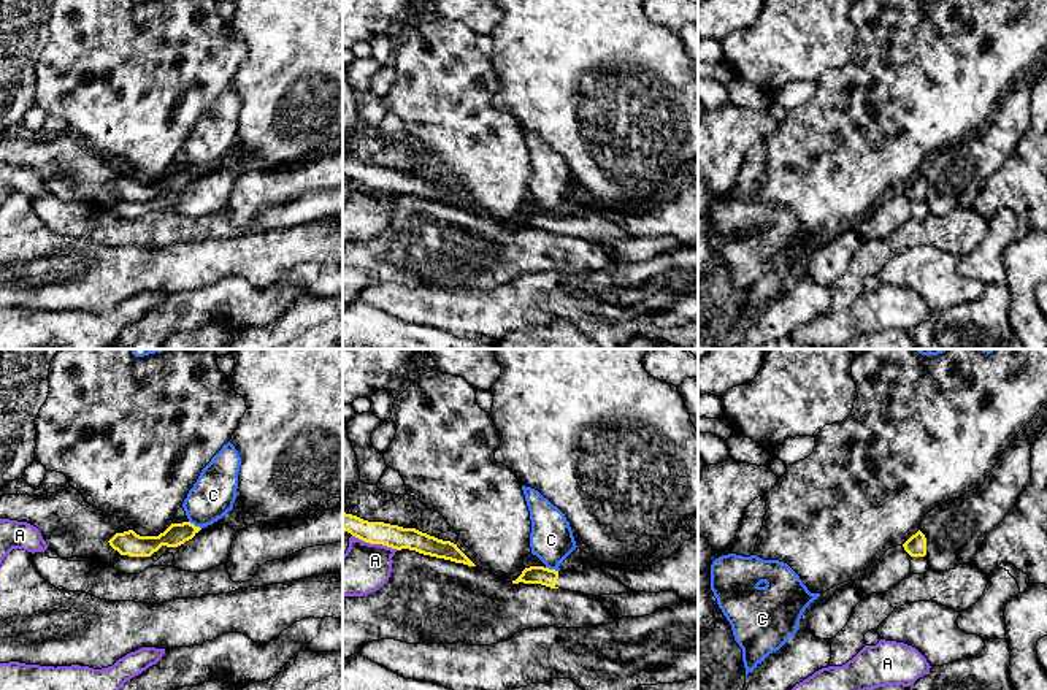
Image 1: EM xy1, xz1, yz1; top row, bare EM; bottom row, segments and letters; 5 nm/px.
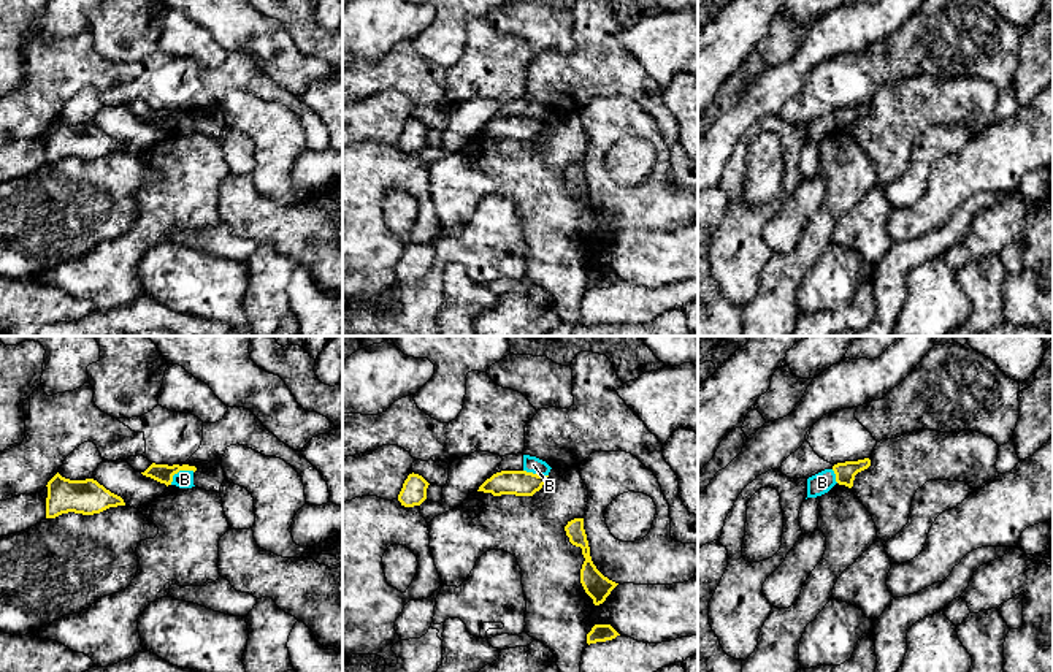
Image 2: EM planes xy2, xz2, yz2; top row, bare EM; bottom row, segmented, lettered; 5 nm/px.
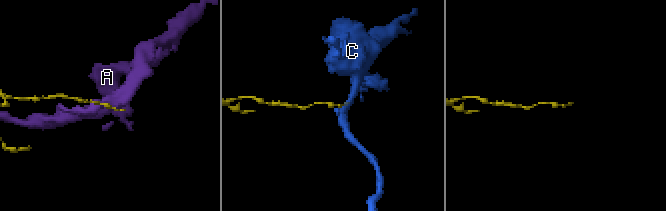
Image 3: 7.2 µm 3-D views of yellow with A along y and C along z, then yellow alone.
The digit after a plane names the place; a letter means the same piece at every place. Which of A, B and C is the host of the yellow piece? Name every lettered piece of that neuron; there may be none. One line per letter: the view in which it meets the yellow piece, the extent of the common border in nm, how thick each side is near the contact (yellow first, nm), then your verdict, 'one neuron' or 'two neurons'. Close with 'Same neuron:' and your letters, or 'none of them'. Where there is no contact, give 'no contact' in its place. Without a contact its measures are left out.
A: contact in xz1; length 240 nm; calibres 120 and 240 nm; two neurons
B: contact in xy2; length 140 nm; calibres 100 and 100 nm; two neurons
C: contact in xy1; length 80 nm; calibres 110 and 220 nm; two neurons
Same neuron: none of them

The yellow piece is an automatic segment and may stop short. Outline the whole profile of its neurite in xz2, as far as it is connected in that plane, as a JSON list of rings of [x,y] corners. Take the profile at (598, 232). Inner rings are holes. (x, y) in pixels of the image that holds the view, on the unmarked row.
[[[574,163],[568,166],[568,170],[565,171],[565,176],[566,176],[566,181],[569,182],[569,187],[582,193],[582,200],[585,206],[580,214],[580,228],[585,238],[593,244],[593,249],[599,250],[606,246],[606,242],[618,228],[604,222],[593,209],[587,179],[584,174],[584,163]]]

